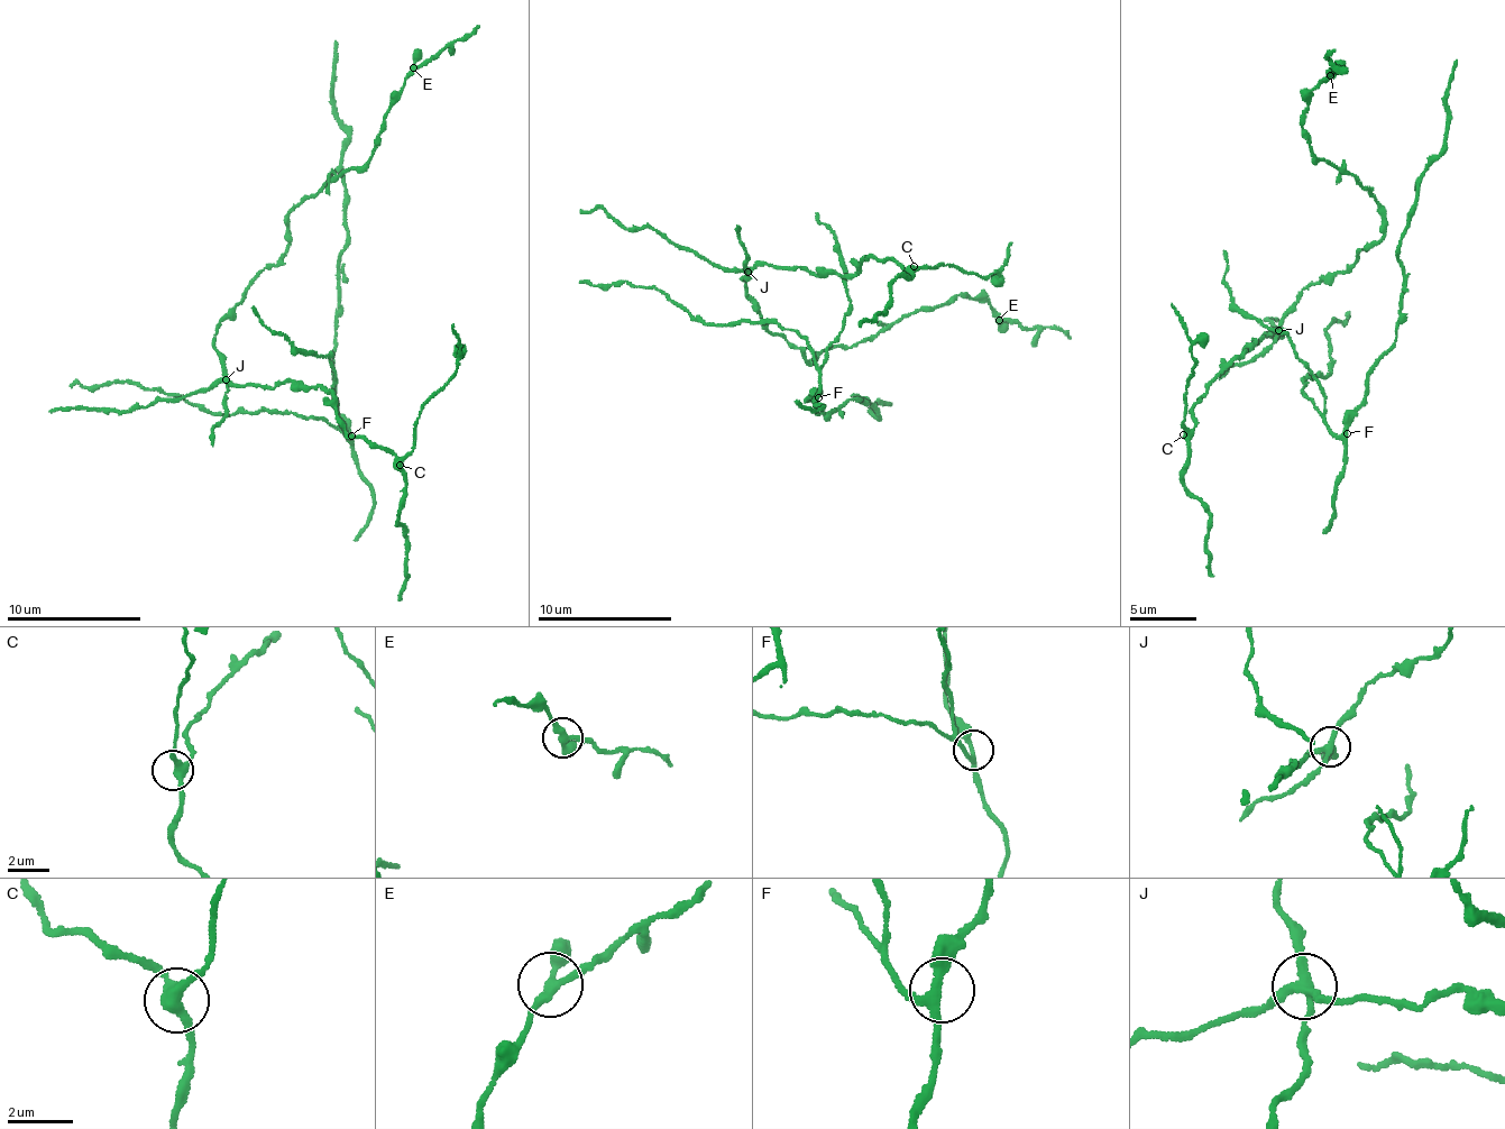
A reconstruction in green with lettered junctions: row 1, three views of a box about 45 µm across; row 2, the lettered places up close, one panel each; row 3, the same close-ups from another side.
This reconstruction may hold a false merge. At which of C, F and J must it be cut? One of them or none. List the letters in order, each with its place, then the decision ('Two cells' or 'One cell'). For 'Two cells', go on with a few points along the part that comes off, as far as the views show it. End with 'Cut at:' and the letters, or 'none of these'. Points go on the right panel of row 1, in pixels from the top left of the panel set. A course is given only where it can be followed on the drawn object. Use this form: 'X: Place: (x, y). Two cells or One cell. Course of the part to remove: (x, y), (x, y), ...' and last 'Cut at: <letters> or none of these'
C: Place: (1183, 434). One cell
F: Place: (1347, 433). One cell
J: Place: (1278, 330). Two cells. Course of the part to remove: (1279, 331), (1301, 293), (1383, 236), (1383, 205), (1317, 161), (1303, 127), (1333, 48)
Cut at: J

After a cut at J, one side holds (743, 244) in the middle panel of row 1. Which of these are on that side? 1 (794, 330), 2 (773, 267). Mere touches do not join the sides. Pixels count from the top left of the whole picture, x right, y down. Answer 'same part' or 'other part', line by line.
1: other part
2: other part

